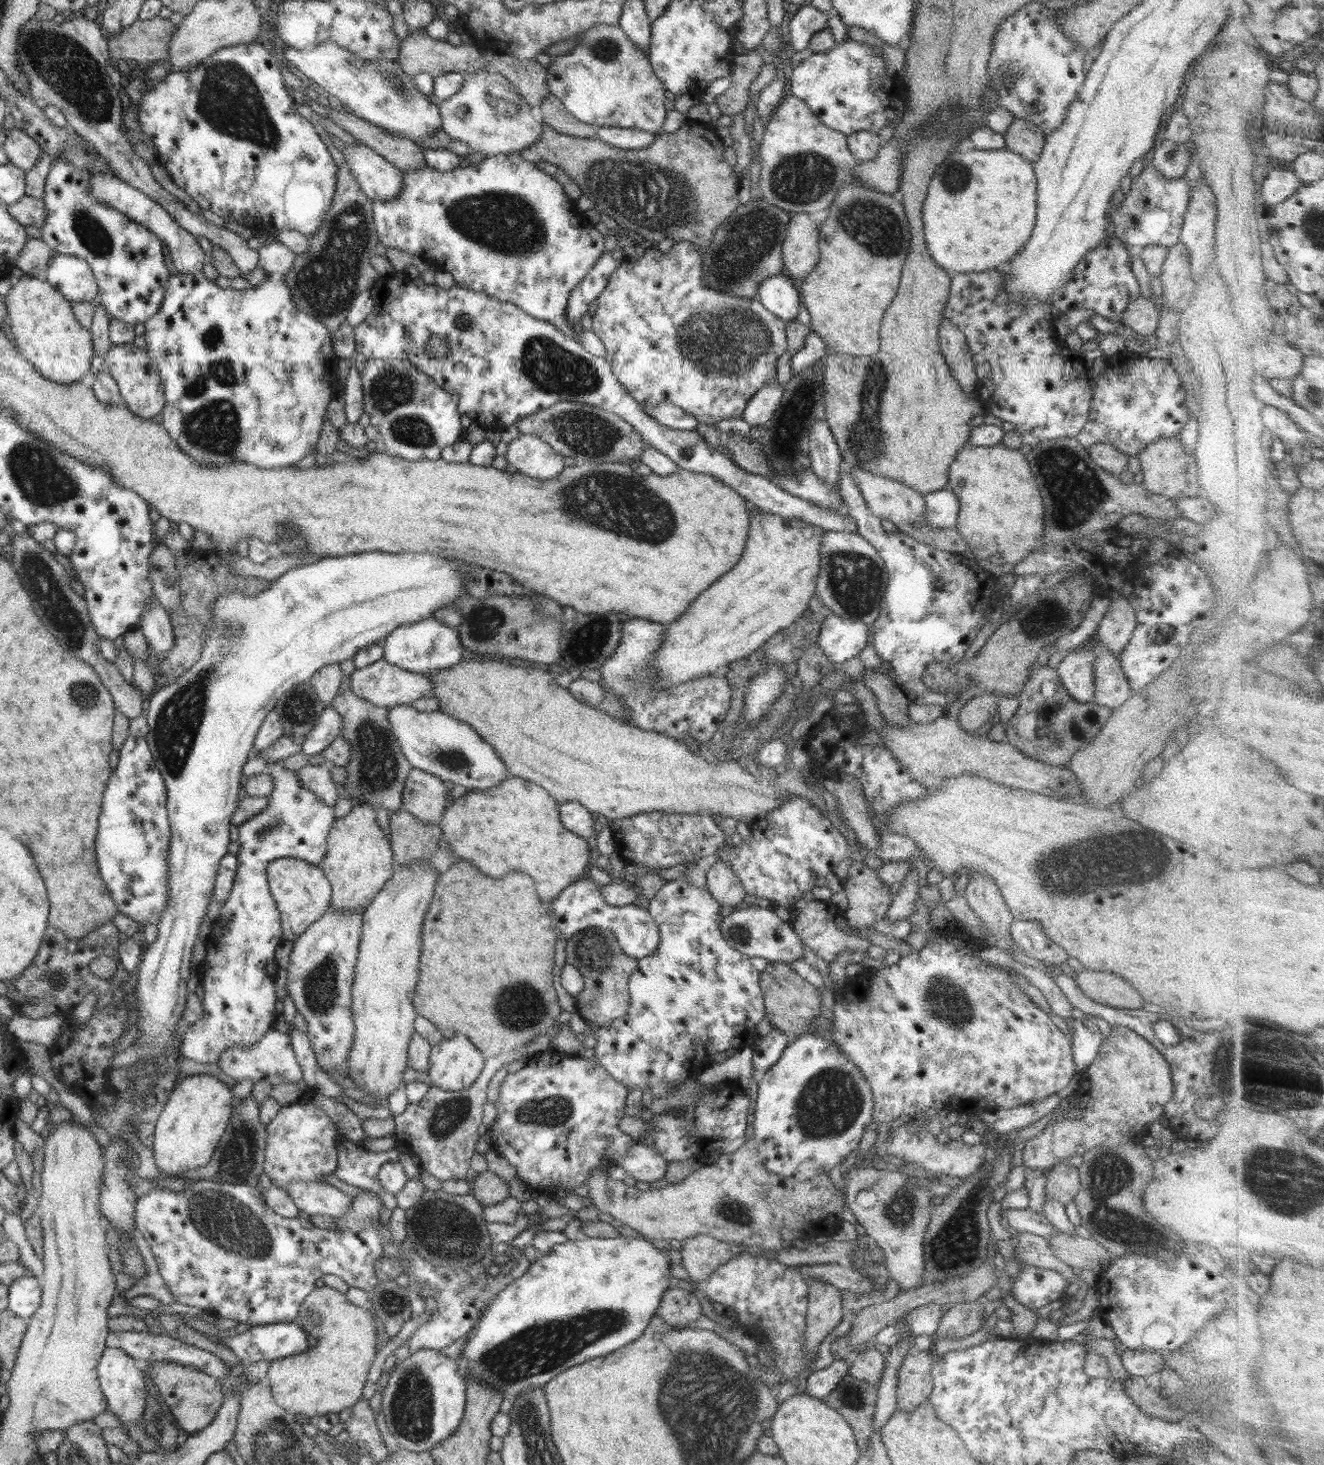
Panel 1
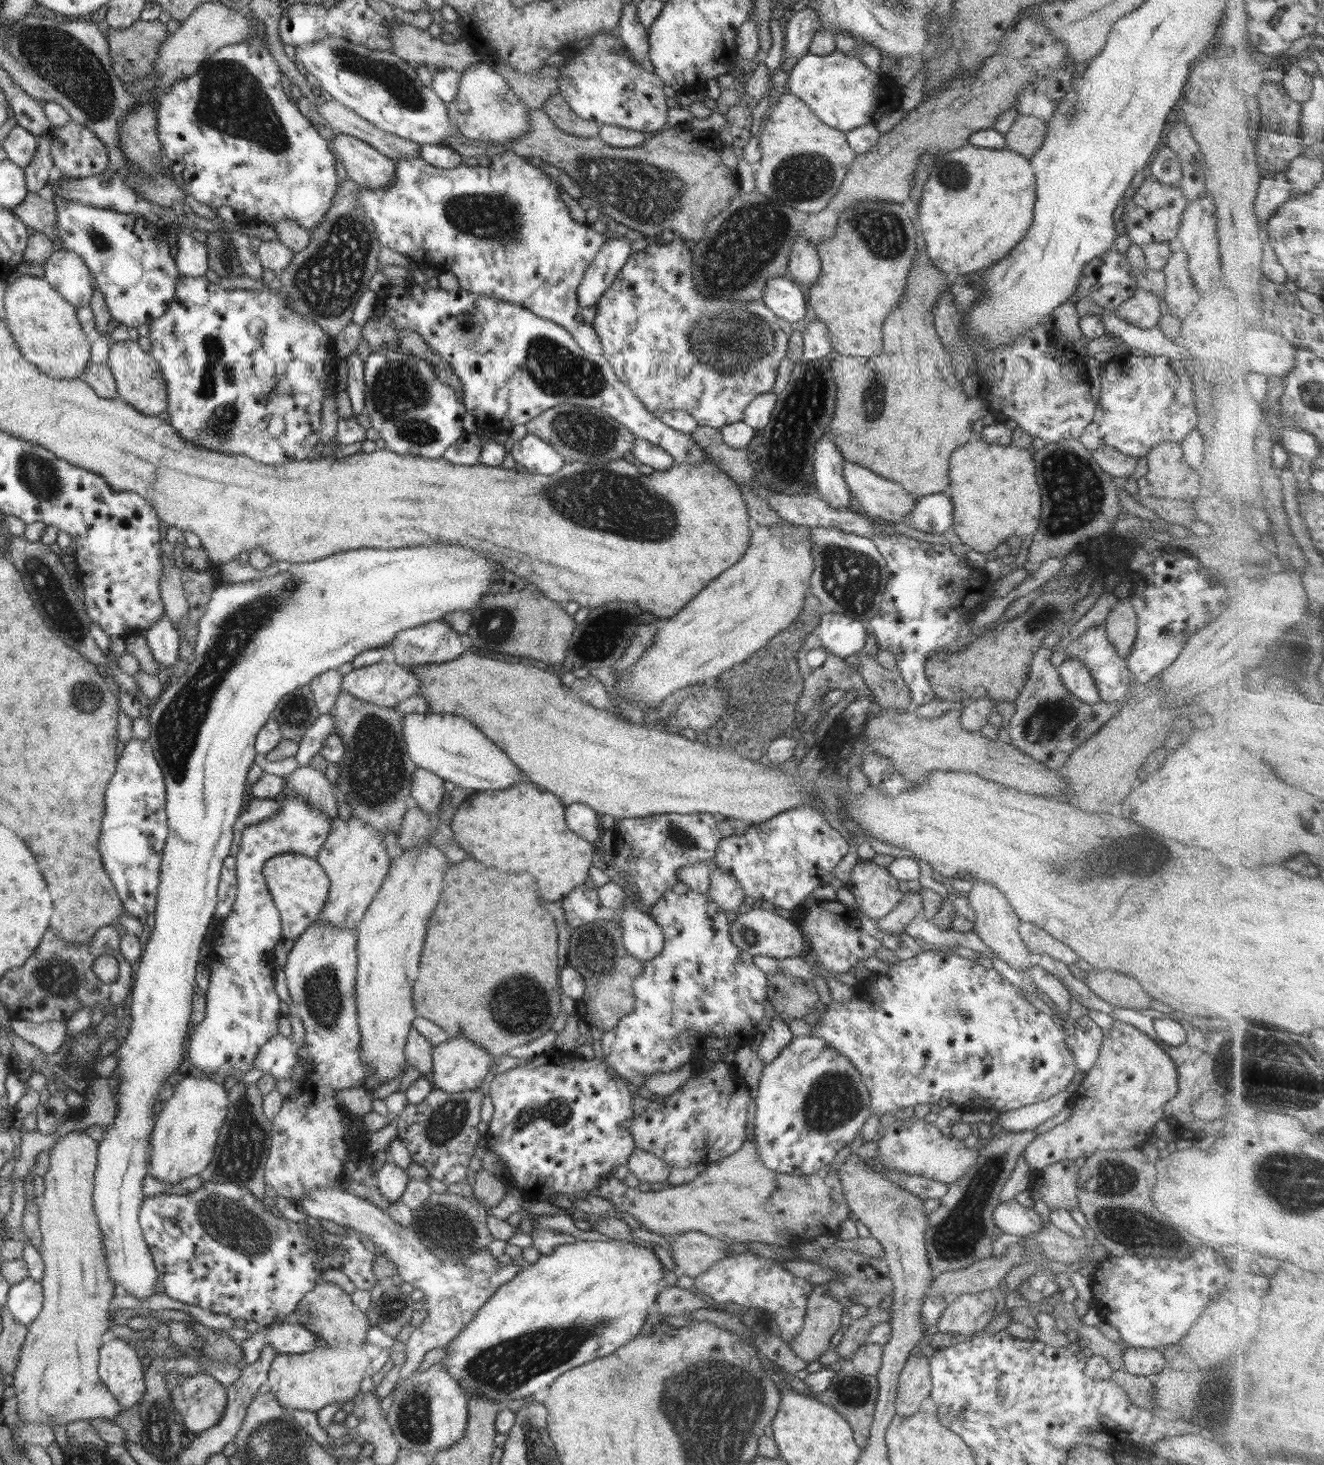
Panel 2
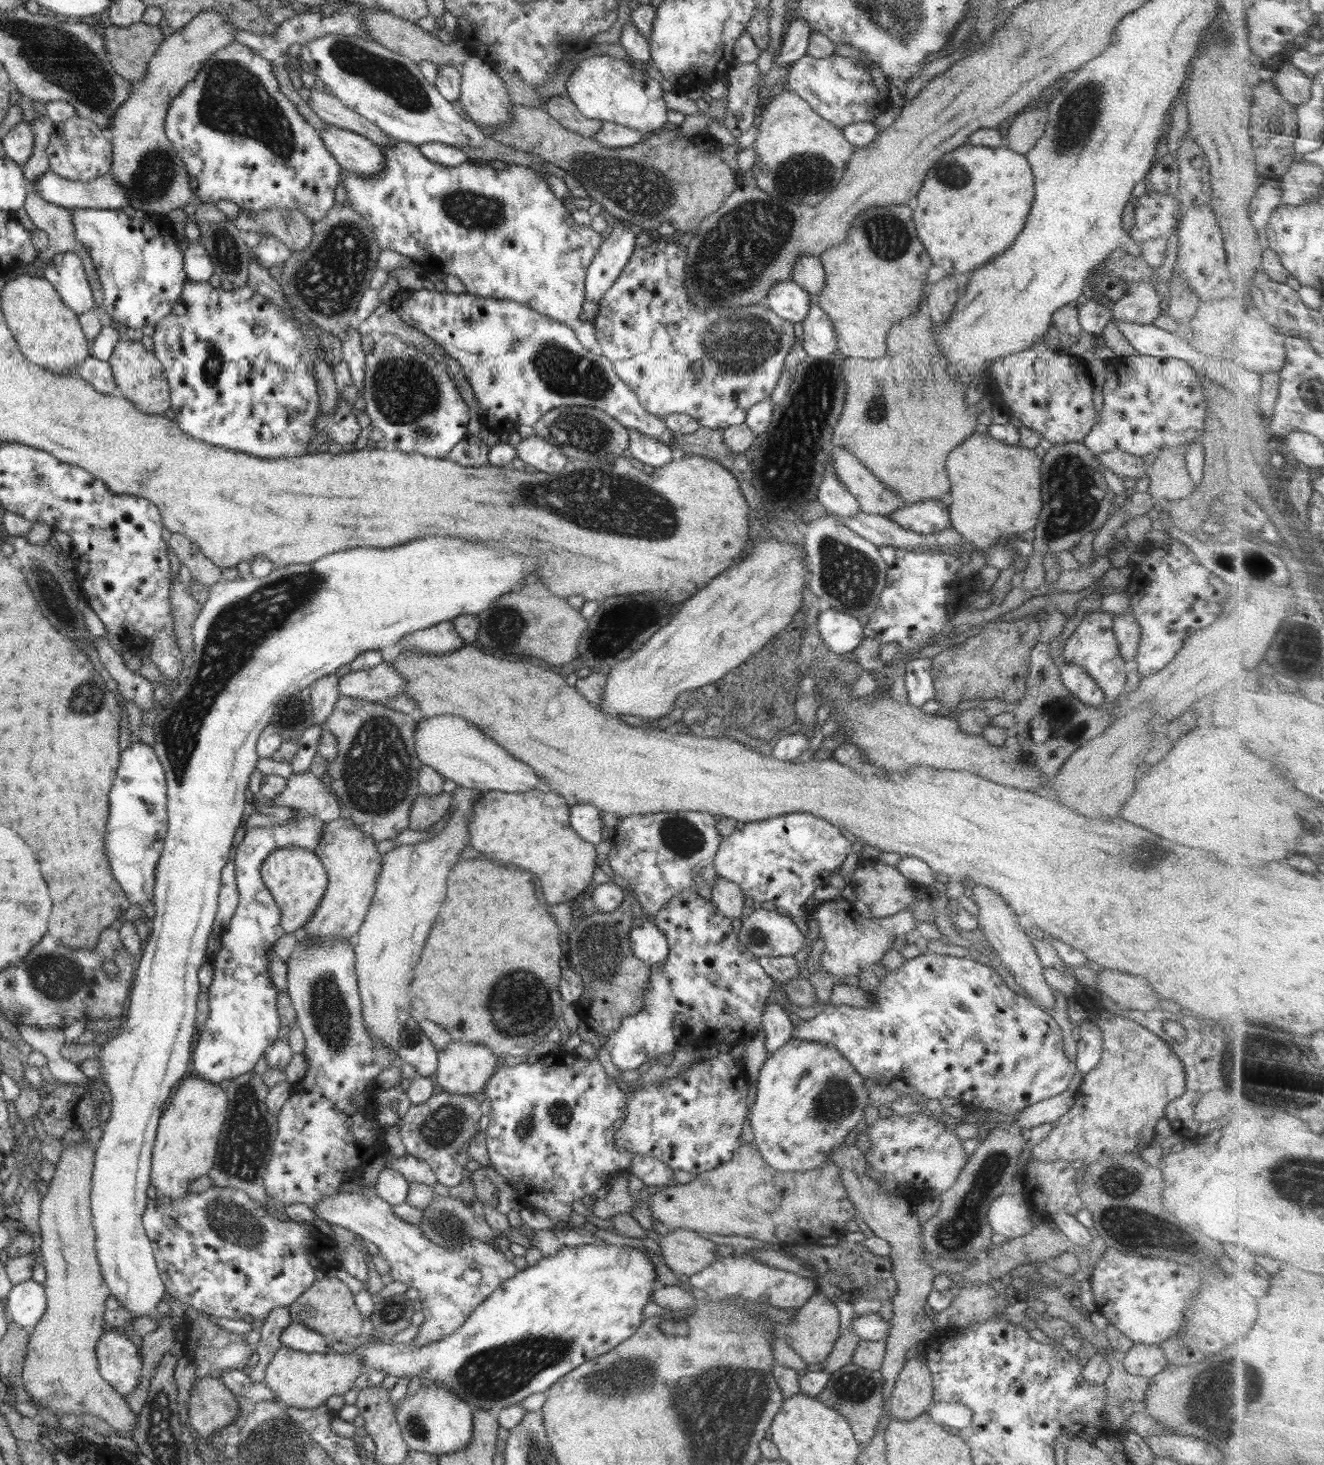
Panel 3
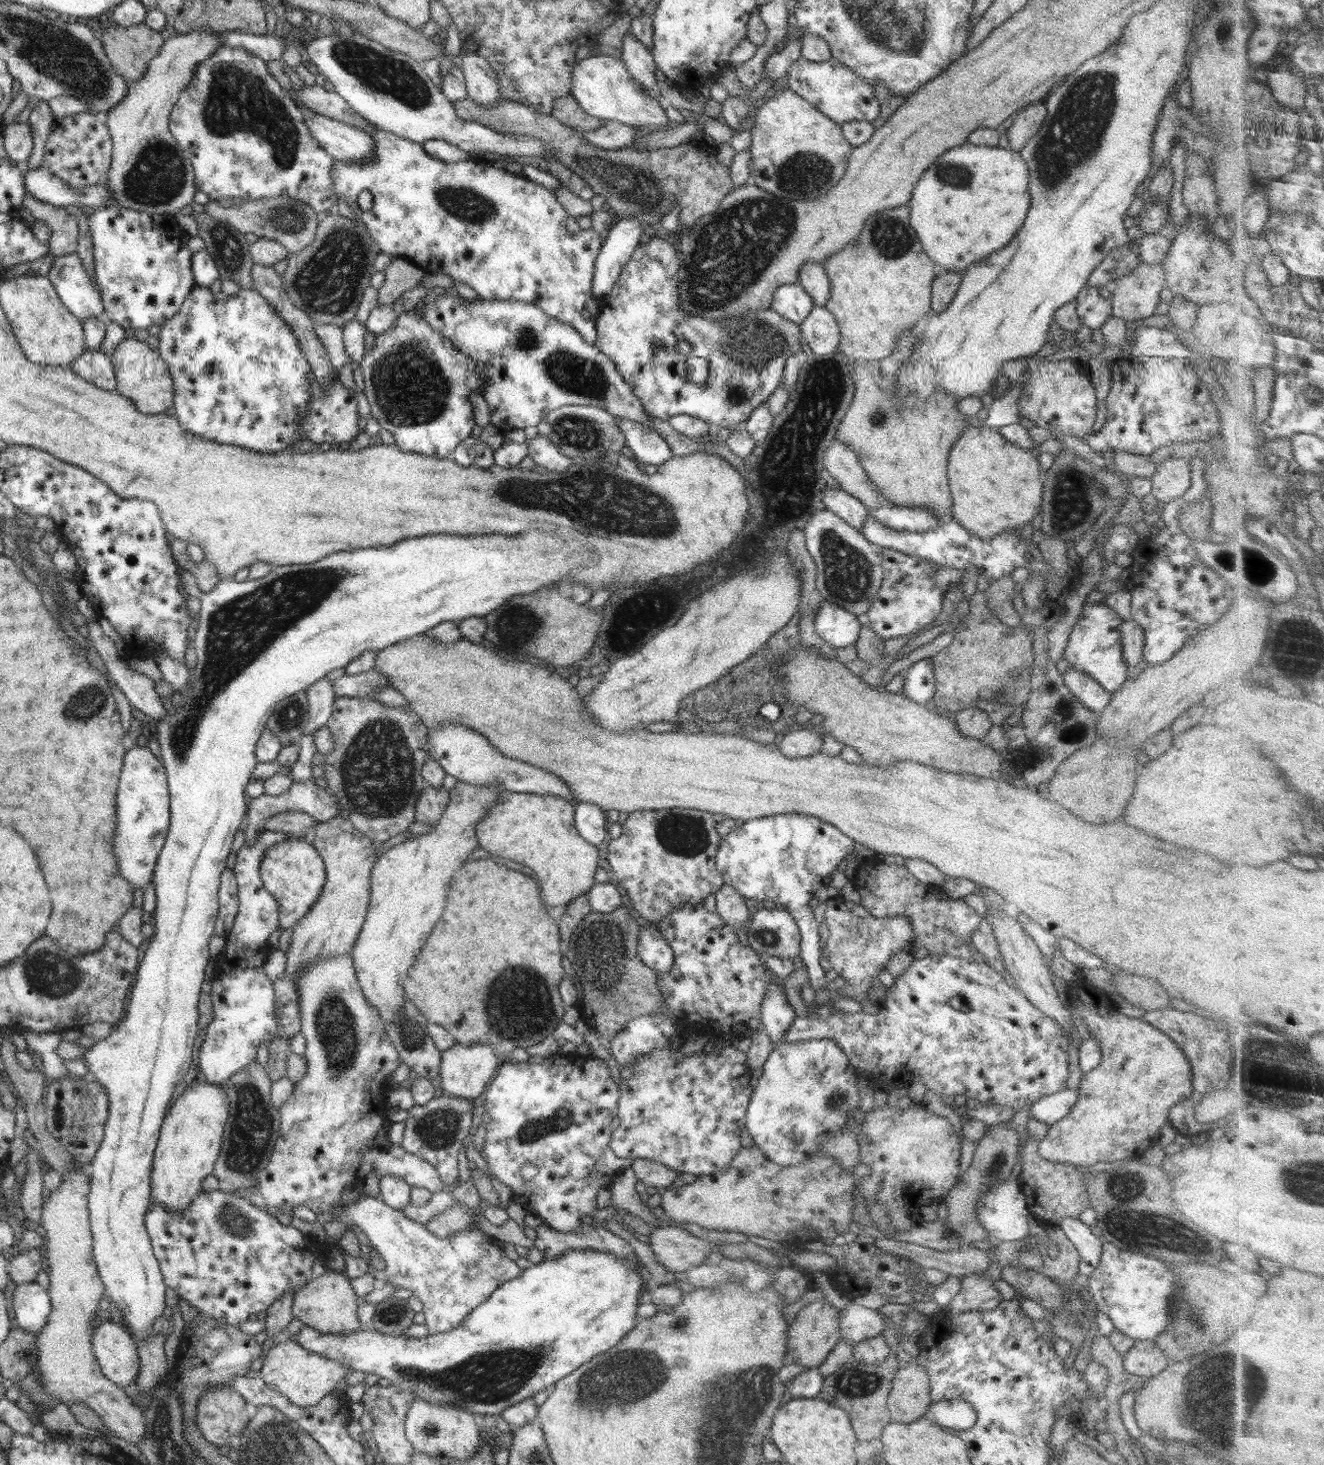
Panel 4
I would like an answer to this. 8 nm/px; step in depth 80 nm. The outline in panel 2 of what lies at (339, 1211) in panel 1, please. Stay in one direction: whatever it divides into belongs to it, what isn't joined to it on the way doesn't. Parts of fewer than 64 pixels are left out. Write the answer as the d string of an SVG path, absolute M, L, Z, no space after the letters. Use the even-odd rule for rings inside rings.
M339 1187L316 1188L308 1192L305 1199L298 1200L306 1210L308 1216L322 1220L332 1220L344 1228L353 1228L368 1235L379 1248L379 1253L392 1262L397 1268L396 1272L414 1288L424 1293L424 1309L428 1316L422 1324L413 1327L408 1340L405 1341L406 1361L399 1371L400 1379L416 1371L423 1356L433 1348L445 1348L468 1326L476 1313L488 1302L488 1299L498 1290L499 1286L512 1280L525 1266L514 1264L501 1264L489 1253L487 1247L470 1255L462 1263L442 1261L430 1253L430 1248L424 1246L417 1234L410 1226L398 1224L388 1213L376 1207L374 1203L362 1200Z

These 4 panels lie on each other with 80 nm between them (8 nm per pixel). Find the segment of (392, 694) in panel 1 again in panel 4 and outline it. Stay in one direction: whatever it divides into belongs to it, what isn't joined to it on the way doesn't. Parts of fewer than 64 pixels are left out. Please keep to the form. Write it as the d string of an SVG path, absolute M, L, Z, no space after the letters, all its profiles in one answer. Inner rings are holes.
M368 670L358 676L346 674L332 682L332 688L336 696L345 696L346 698L372 697L377 690L380 690L388 684L388 678L379 672L379 670Z

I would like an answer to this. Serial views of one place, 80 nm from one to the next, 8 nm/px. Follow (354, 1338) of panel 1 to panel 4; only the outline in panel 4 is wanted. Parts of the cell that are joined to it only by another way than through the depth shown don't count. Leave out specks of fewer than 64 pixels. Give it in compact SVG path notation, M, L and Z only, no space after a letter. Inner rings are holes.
M326 1271L321 1276L312 1276L310 1282L293 1294L293 1318L298 1318L307 1327L324 1334L350 1334L360 1328L357 1316L359 1297L348 1282L346 1275L338 1271ZM283 1337L275 1342L275 1345L264 1356L258 1376L274 1390L280 1392L296 1406L308 1407L320 1403L324 1396L330 1395L336 1390L338 1382L346 1376L349 1368L317 1352L302 1348L295 1340Z

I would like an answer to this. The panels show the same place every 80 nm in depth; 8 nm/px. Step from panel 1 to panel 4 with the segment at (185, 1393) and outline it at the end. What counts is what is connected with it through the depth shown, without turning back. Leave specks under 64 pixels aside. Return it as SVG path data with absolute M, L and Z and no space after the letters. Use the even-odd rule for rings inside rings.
M220 1385L219 1387L206 1389L202 1398L200 1398L195 1420L201 1435L222 1449L228 1449L228 1440L232 1436L240 1435L251 1419L248 1413L246 1413L246 1404L244 1397L238 1395L231 1386L225 1387Z

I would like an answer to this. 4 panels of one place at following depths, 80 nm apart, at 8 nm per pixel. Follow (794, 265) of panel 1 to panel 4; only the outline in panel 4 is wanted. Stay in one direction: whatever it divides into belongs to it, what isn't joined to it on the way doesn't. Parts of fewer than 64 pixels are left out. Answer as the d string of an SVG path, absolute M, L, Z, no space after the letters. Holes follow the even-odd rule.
M804 263L799 268L798 284L812 298L814 305L825 307L830 300L831 284L821 263Z

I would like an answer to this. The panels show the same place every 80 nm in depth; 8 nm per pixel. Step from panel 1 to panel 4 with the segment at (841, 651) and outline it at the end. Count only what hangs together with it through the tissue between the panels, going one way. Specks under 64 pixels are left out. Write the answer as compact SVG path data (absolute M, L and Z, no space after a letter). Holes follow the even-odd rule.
M823 600L815 618L815 631L834 650L848 648L858 641L862 630L857 615Z

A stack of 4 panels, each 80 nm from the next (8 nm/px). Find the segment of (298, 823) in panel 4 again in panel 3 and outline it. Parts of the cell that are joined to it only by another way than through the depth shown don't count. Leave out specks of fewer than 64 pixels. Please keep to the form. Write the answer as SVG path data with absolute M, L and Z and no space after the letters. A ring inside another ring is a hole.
M264 805L262 807L256 807L256 812L250 814L245 822L240 822L237 832L234 837L234 844L239 846L242 842L244 829L253 829L256 827L271 827L282 826L295 819L298 811L294 808L285 806Z

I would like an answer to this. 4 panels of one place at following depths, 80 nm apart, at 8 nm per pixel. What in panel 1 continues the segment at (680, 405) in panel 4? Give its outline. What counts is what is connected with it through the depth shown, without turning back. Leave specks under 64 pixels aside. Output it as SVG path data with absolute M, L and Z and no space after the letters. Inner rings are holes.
M683 241L674 243L665 253L659 251L658 247L647 248L645 253L636 260L626 258L616 270L613 270L604 292L598 296L598 308L593 316L592 331L605 346L605 359L611 364L614 376L636 402L646 403L648 406L661 402L674 404L694 416L699 423L715 425L722 419L742 419L746 403L752 398L752 395L766 384L776 380L776 362L787 350L785 341L787 323L764 308L757 299L740 299L708 288L703 277L703 264L698 248Z

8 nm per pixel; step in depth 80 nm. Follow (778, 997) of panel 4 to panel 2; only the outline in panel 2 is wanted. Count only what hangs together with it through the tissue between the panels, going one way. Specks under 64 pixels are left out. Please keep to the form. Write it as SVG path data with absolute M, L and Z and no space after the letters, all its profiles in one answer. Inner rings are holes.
M779 1016L772 1017L770 1027L762 1034L758 1050L755 1052L765 1064L770 1064L779 1054L780 1051L793 1039L794 1035L790 1031L788 1023L783 1022Z

